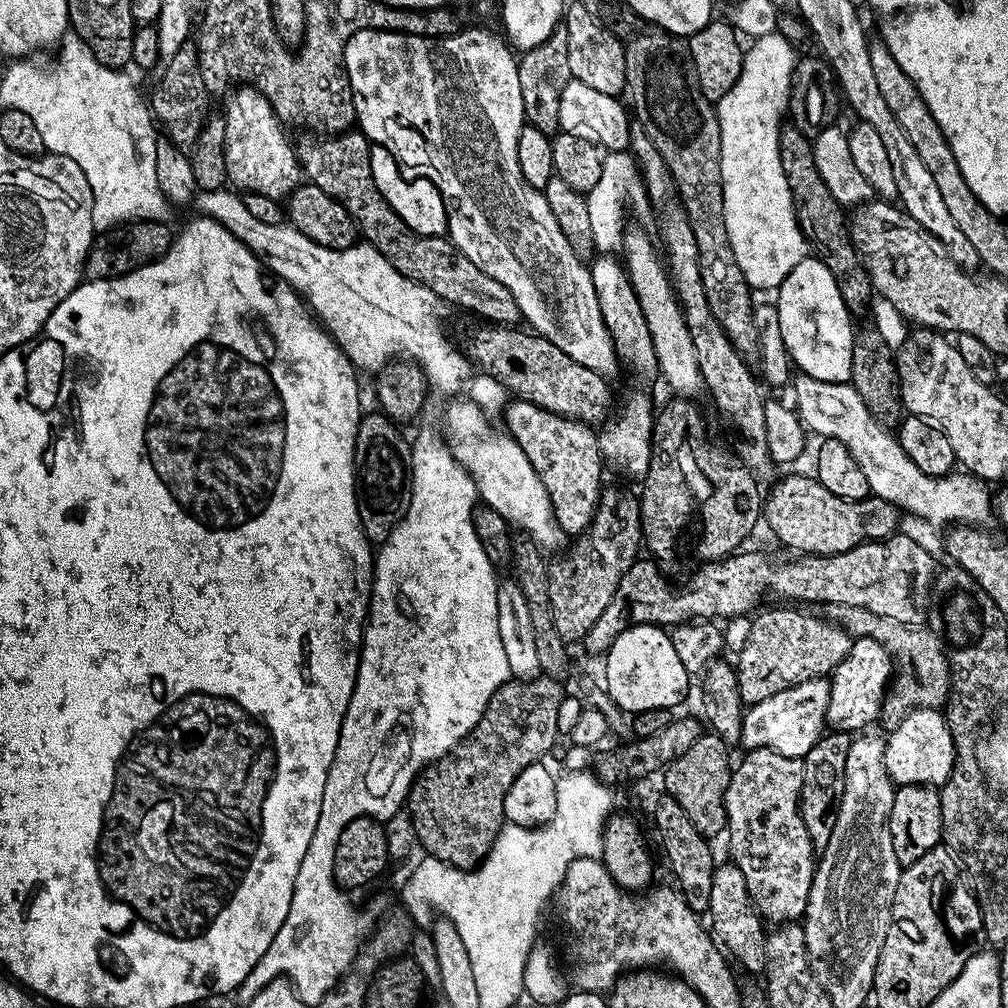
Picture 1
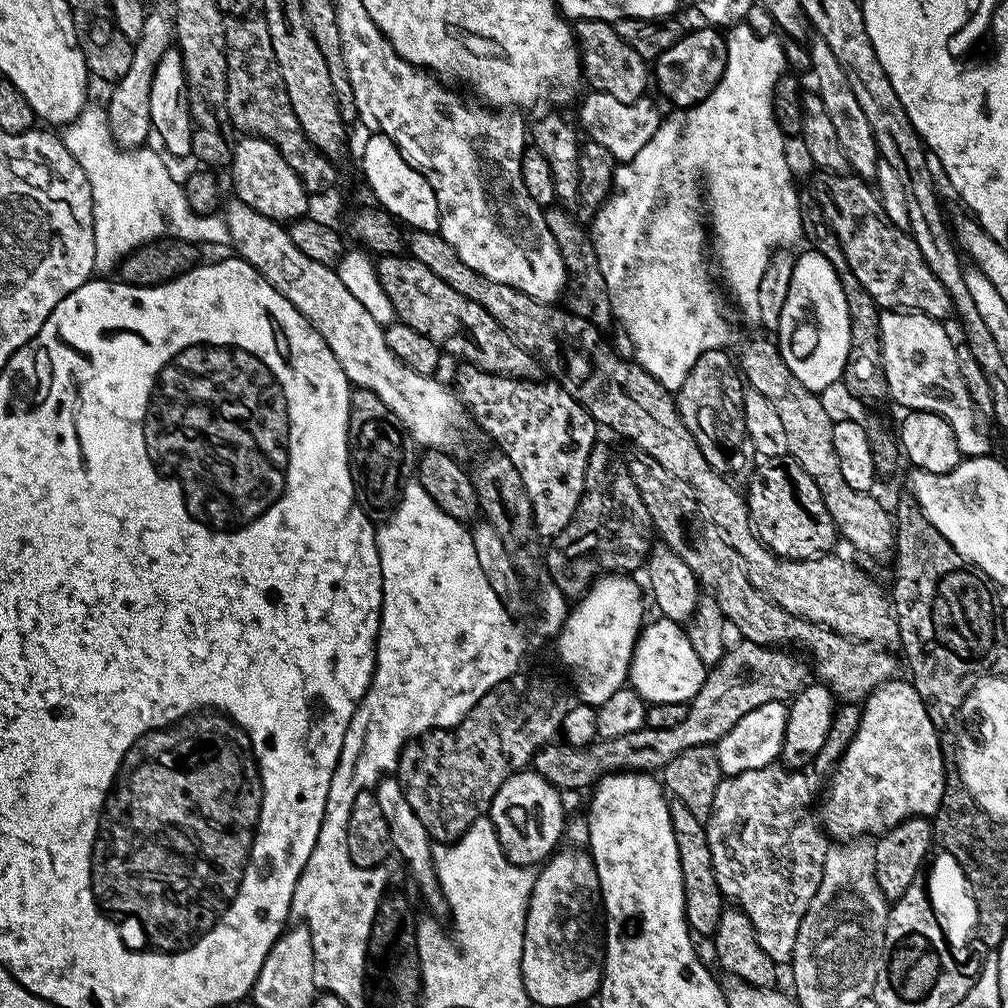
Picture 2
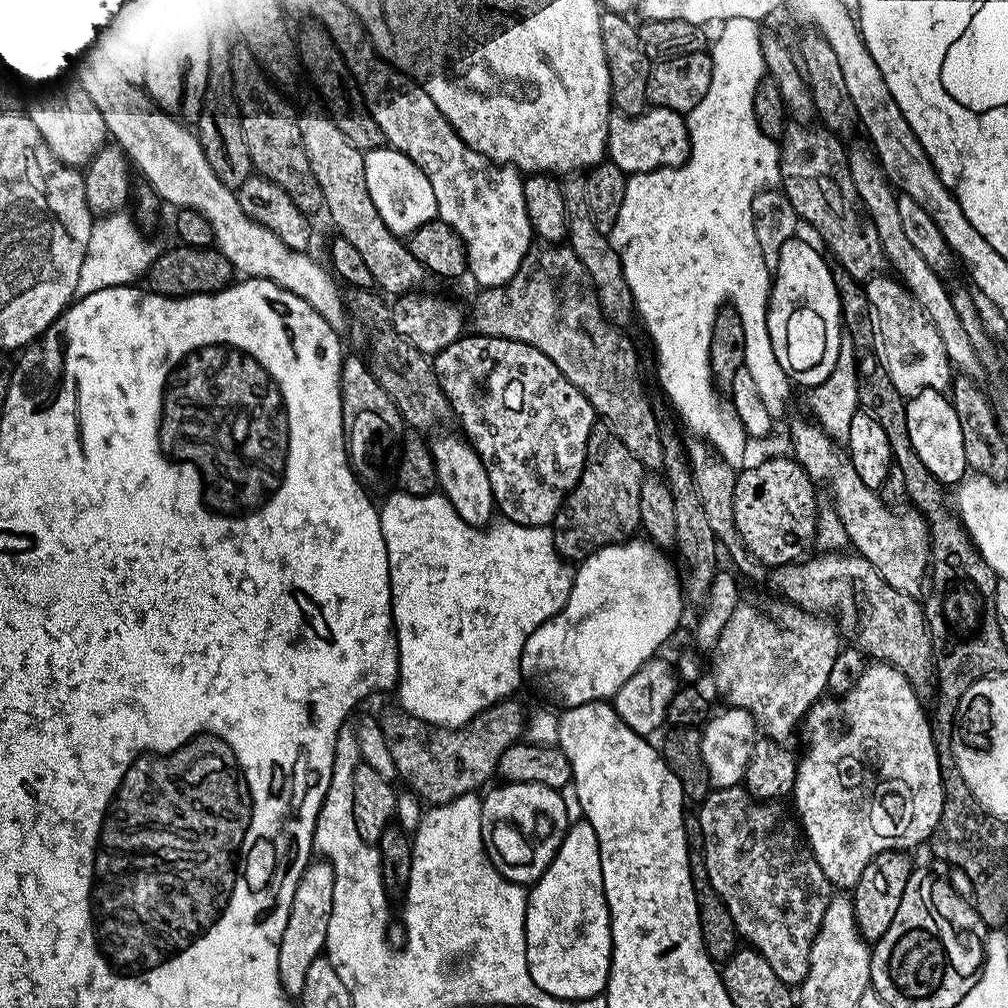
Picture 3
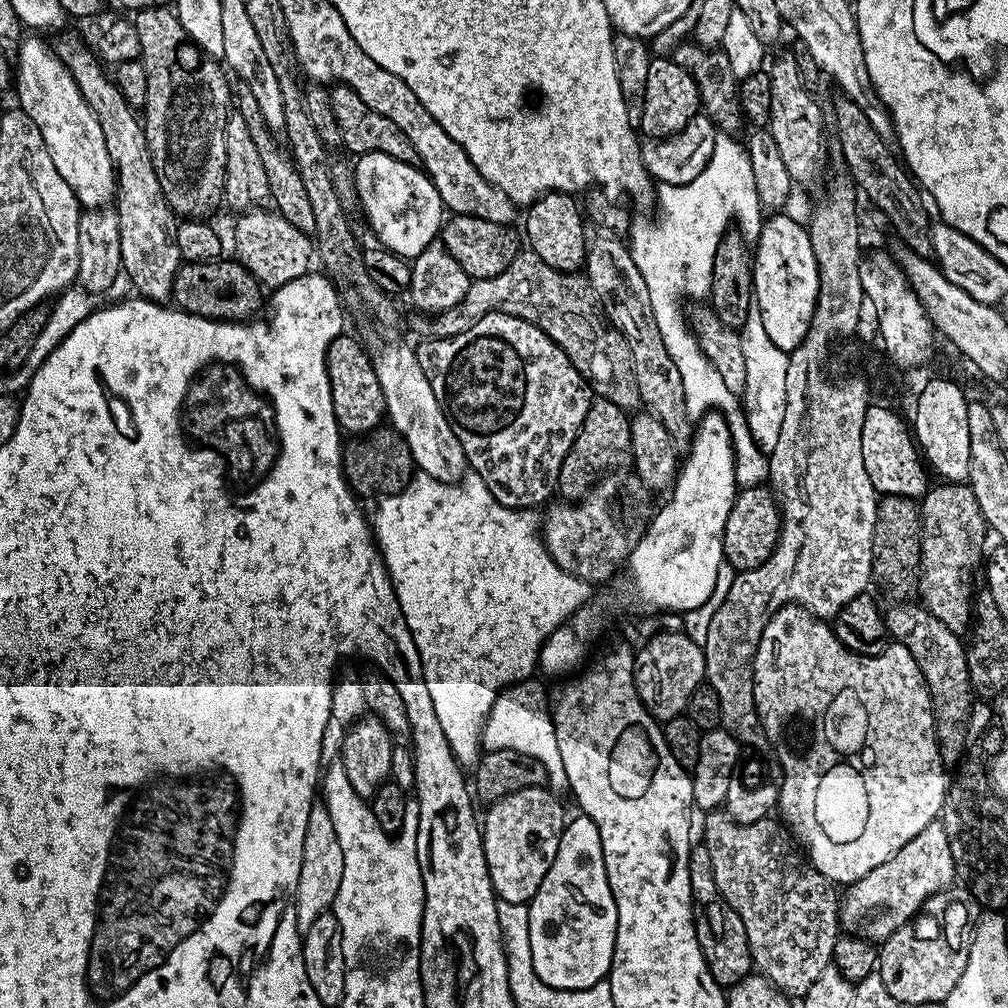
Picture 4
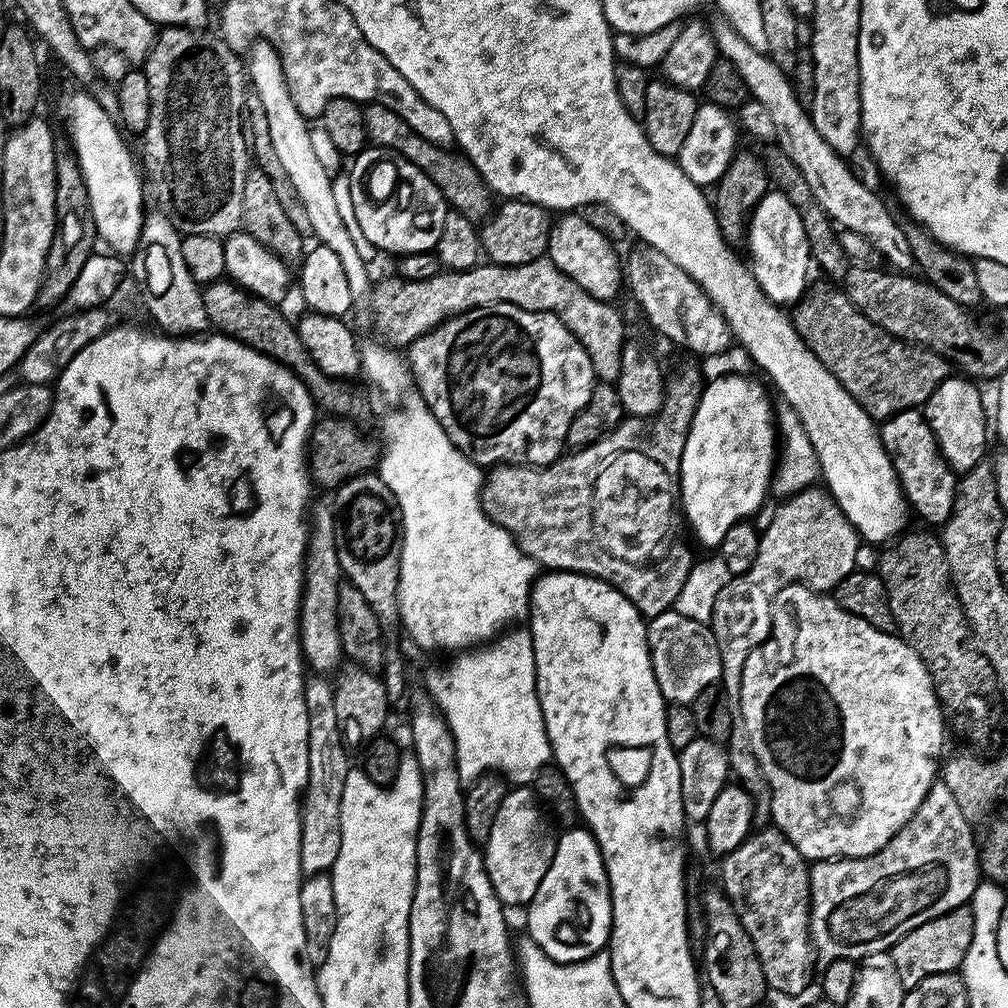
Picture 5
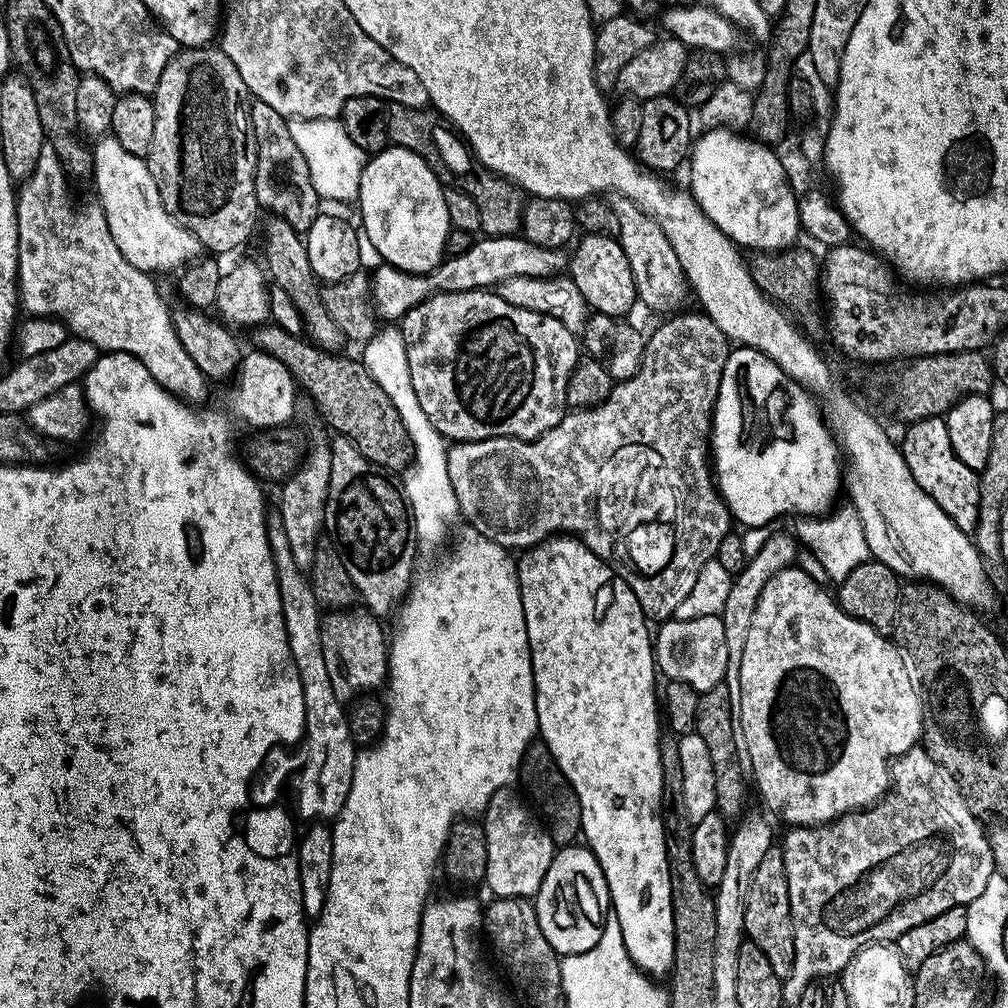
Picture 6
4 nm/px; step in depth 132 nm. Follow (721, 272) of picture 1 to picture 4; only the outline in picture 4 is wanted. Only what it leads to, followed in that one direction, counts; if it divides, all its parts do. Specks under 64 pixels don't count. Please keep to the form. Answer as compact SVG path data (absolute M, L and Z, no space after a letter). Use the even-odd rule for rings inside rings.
M940 482L929 487L920 505L920 566L918 569L919 599L938 622L951 630L963 633L968 619L974 616L974 595L968 585L972 567L982 560L980 547L984 544L986 525L984 515L974 498L974 490L967 482Z

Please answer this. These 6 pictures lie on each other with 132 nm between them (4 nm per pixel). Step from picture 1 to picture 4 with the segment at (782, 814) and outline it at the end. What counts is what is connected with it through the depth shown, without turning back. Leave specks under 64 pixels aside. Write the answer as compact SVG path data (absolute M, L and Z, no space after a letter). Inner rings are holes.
M723 810L709 812L703 819L702 842L710 850L714 882L746 926L753 965L785 996L803 998L818 982L818 974L832 964L838 935L837 889L808 863L779 819L739 824Z

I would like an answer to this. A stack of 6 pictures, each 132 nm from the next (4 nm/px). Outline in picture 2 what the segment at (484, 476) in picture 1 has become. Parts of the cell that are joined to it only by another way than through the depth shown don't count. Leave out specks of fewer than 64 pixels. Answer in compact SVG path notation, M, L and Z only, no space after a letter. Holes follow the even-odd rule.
M235 198L229 200L229 204L227 201L223 205L222 215L230 230L231 247L236 247L240 251L237 252L239 259L245 260L250 266L257 268L266 278L268 286L275 288L295 311L301 312L316 327L318 334L322 334L326 346L330 346L334 358L338 358L338 366L342 366L349 385L365 388L378 394L378 398L382 398L382 402L386 402L386 406L390 406L390 410L394 414L398 414L402 426L406 426L406 430L421 449L455 449L455 444L460 440L460 427L463 426L464 420L466 421L466 409L461 404L459 395L451 387L443 388L436 381L435 375L423 376L418 374L418 370L410 370L410 366L403 364L392 353L390 346L386 346L385 325L379 324L371 316L370 310L366 310L366 306L362 306L362 302L358 302L358 298L354 298L354 294L350 294L350 290L346 290L340 273L335 267L312 261L306 254L302 254L302 251L298 250L298 247L294 246L294 242L288 237L283 223L258 214L249 204L244 204L241 200Z

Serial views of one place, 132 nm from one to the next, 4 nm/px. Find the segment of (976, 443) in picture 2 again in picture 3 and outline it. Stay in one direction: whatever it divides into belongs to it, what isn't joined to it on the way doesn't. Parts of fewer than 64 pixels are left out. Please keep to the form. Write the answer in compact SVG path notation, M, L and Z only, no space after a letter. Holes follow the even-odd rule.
M888 274L872 277L866 287L876 317L878 348L883 361L886 360L886 374L895 389L905 398L928 388L947 391L954 376L951 360L946 354L946 346L942 346L942 338L938 338L938 330L934 330L934 322L930 322L912 293L899 279Z

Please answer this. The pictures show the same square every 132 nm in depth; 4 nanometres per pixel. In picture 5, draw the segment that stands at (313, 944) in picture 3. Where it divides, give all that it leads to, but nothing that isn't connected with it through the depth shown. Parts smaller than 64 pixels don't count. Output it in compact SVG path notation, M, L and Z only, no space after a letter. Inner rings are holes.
M323 675L305 679L306 718L308 719L308 785L302 793L300 810L300 871L305 877L328 872L342 850L342 790L350 771L349 749L334 711L333 685Z

